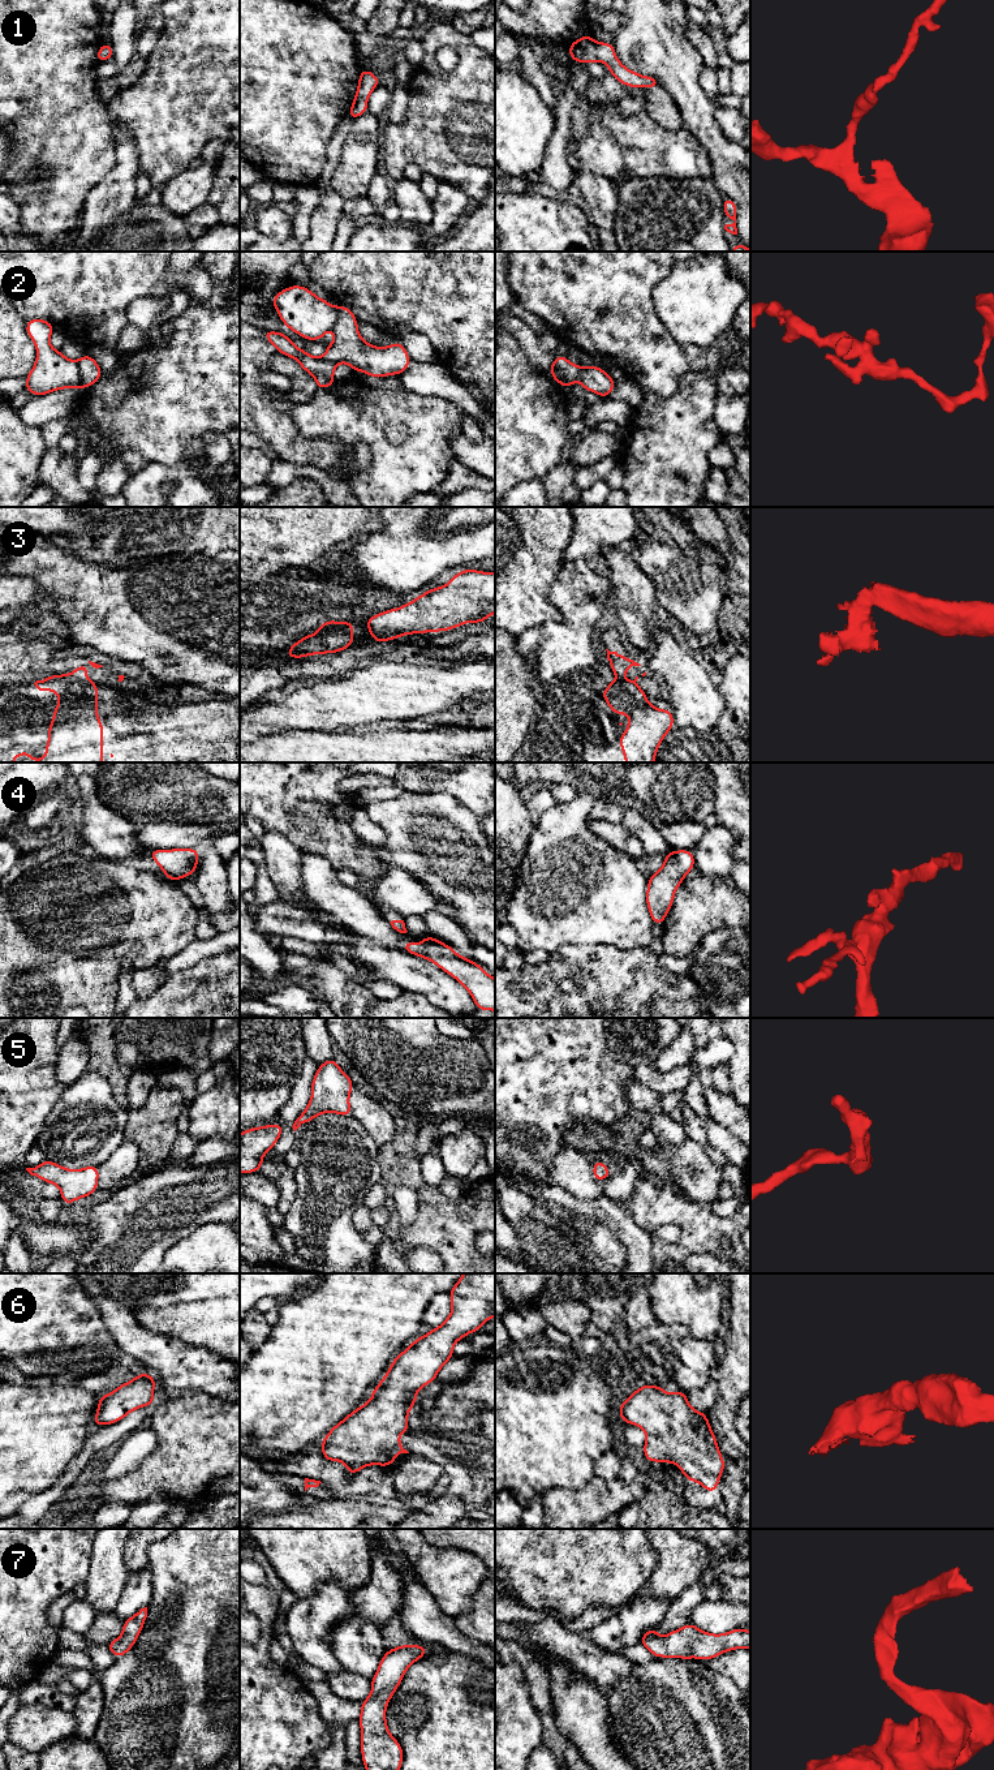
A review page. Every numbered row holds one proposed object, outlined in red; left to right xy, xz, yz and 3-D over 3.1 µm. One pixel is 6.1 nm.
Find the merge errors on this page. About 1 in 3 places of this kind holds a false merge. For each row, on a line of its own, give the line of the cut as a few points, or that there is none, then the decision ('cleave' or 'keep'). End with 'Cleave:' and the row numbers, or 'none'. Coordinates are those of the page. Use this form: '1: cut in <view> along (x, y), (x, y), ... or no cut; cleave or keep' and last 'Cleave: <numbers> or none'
1: no cut; keep
2: cut in yz along (550, 372), (560, 372), (567, 387); cleave
3: cut in xy along (70, 674), (86, 682); cleave
4: no cut; keep
5: no cut; keep
6: no cut; keep
7: no cut; keep
Cleave: 2, 3

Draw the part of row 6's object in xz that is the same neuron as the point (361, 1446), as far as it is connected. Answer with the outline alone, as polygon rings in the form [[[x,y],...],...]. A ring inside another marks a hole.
[[[464,1273],[448,1293],[452,1311],[435,1329],[413,1340],[403,1353],[397,1354],[387,1374],[373,1389],[369,1402],[348,1414],[322,1439],[324,1460],[347,1465],[349,1475],[363,1466],[392,1466],[396,1456],[409,1453],[401,1447],[399,1435],[408,1432],[408,1413],[416,1405],[417,1391],[434,1382],[439,1370],[453,1357],[455,1344],[495,1316],[495,1273]]]

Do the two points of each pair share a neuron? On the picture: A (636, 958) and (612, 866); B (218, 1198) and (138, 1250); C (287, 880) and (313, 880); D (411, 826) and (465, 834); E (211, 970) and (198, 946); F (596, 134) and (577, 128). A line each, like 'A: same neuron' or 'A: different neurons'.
A: different neurons
B: same neuron
C: different neurons
D: same neuron
E: different neurons
F: different neurons

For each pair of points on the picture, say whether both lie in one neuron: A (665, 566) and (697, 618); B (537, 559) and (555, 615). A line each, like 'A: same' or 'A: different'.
A: same
B: same

